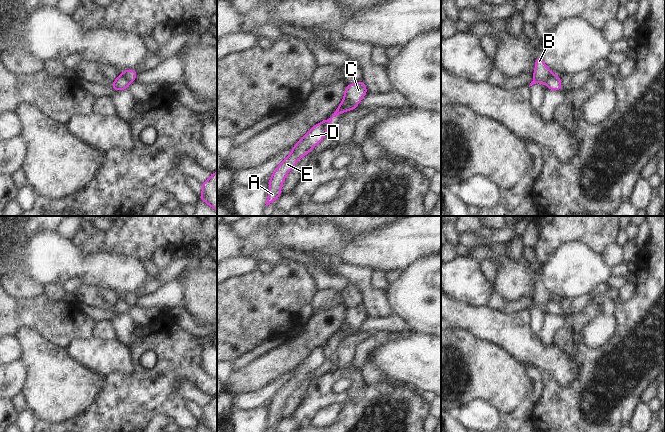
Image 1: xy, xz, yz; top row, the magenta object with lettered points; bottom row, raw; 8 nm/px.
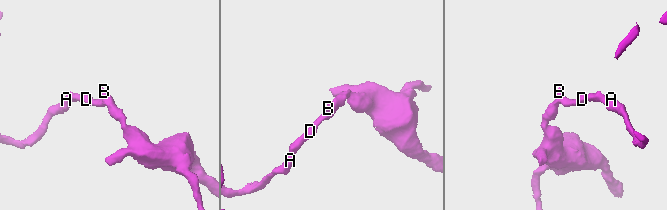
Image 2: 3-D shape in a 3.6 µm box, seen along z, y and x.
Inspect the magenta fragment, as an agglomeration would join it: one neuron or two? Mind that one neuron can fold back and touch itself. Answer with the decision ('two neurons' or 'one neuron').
two neurons

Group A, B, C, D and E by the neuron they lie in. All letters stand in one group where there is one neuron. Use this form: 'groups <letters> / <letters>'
groups A D E / B C

